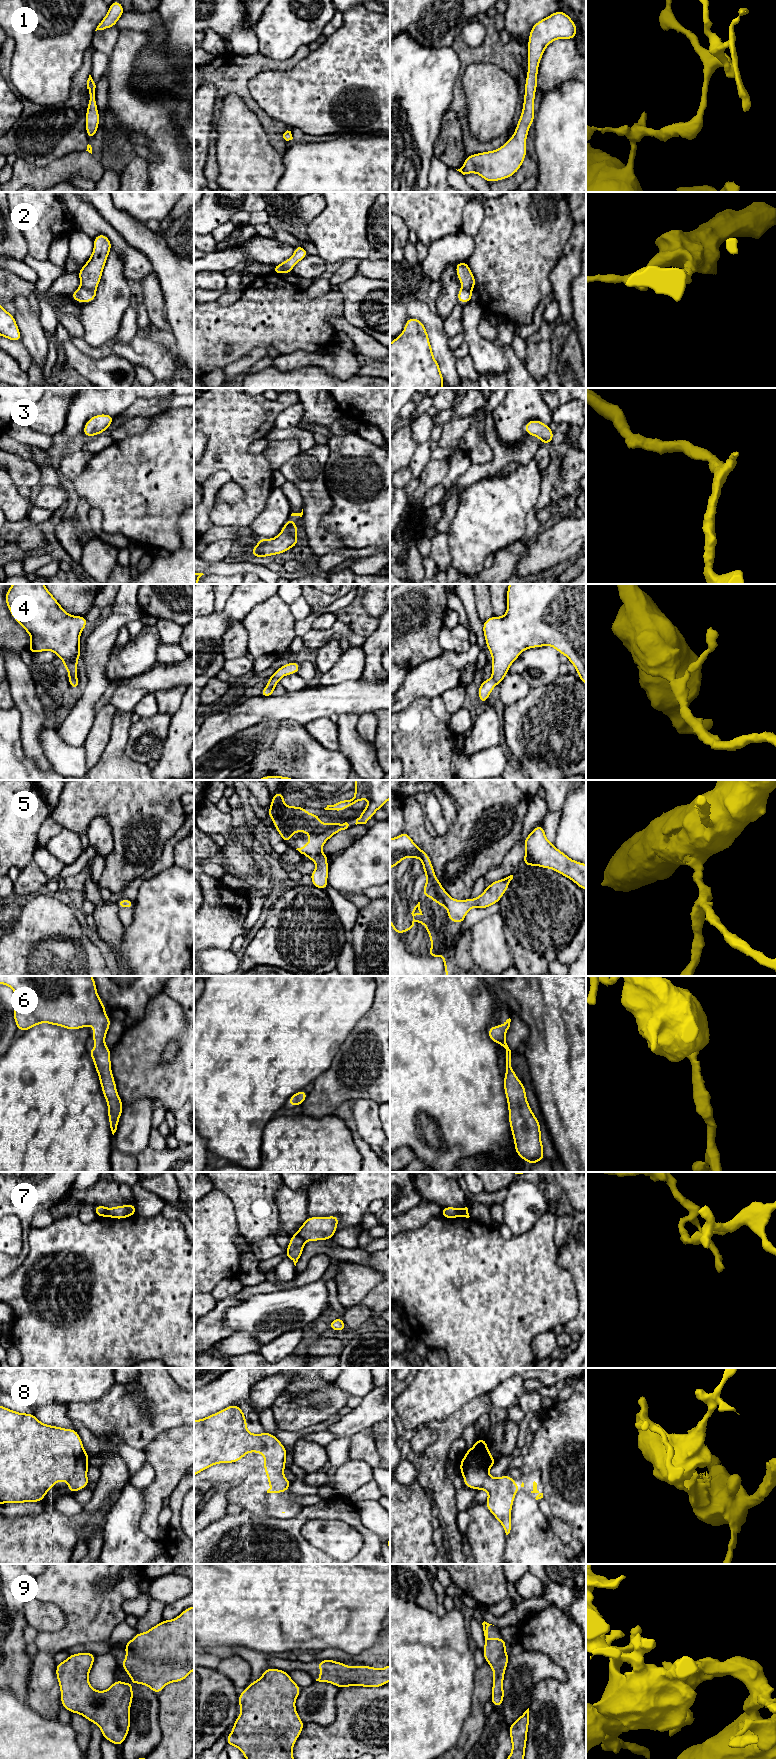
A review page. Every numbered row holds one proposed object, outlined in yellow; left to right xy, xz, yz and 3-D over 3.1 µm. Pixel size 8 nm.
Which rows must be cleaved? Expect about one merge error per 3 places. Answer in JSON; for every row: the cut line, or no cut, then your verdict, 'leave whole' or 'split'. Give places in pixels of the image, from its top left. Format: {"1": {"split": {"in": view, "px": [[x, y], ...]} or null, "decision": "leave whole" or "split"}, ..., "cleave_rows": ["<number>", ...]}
{"1": {"split": null, "decision": "leave whole"}, "2": {"split": {"in": "xy", "px": [[81, 285], [86, 288], [95, 289]]}, "decision": "split"}, "3": {"split": null, "decision": "leave whole"}, "4": {"split": null, "decision": "leave whole"}, "5": {"split": null, "decision": "leave whole"}, "6": {"split": null, "decision": "leave whole"}, "7": {"split": {"in": "xy", "px": [[107, 1208], [106, 1216]]}, "decision": "split"}, "8": {"split": null, "decision": "leave whole"}, "9": {"split": null, "decision": "leave whole"}, "cleave_rows": ["2", "7"]}

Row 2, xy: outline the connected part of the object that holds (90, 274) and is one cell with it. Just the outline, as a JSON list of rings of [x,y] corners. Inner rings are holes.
[[[104,234],[95,236],[93,241],[93,252],[78,272],[81,286],[86,289],[96,289],[98,287],[109,252],[112,249],[109,238]]]

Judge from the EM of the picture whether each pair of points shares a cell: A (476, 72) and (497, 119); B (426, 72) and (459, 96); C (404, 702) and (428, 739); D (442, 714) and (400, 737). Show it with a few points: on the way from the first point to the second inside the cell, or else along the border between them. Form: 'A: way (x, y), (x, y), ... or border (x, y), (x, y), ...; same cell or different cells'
A: way (484, 84), (491, 93), (491, 107); same cell
B: border (459, 69), (449, 109); different cells
C: border (429, 698), (419, 697), (414, 699), (400, 712); different cells
D: border (430, 699), (431, 710), (447, 725); different cells

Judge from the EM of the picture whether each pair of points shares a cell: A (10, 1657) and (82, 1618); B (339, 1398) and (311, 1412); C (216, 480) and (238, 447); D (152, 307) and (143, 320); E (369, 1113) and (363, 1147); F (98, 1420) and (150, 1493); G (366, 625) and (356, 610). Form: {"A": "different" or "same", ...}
{"A": "different", "B": "same", "C": "different", "D": "different", "E": "different", "F": "different", "G": "same"}

